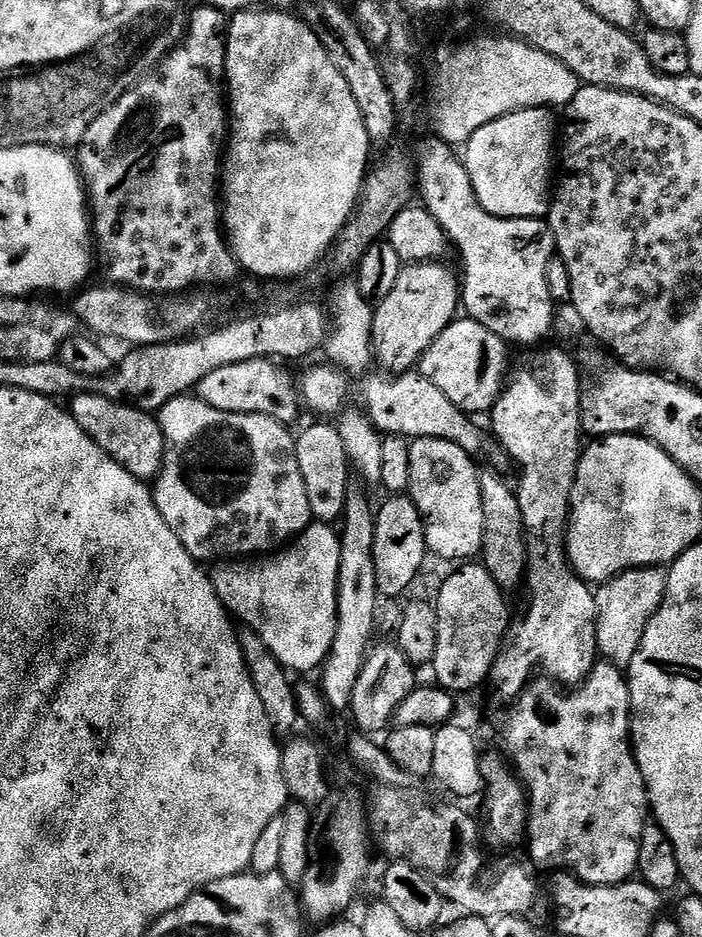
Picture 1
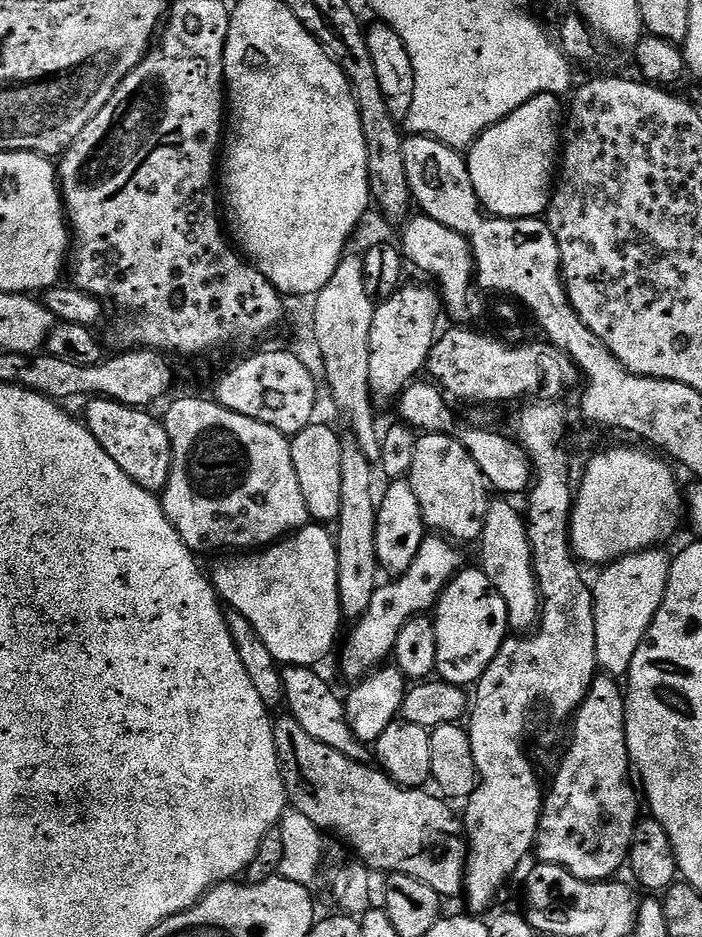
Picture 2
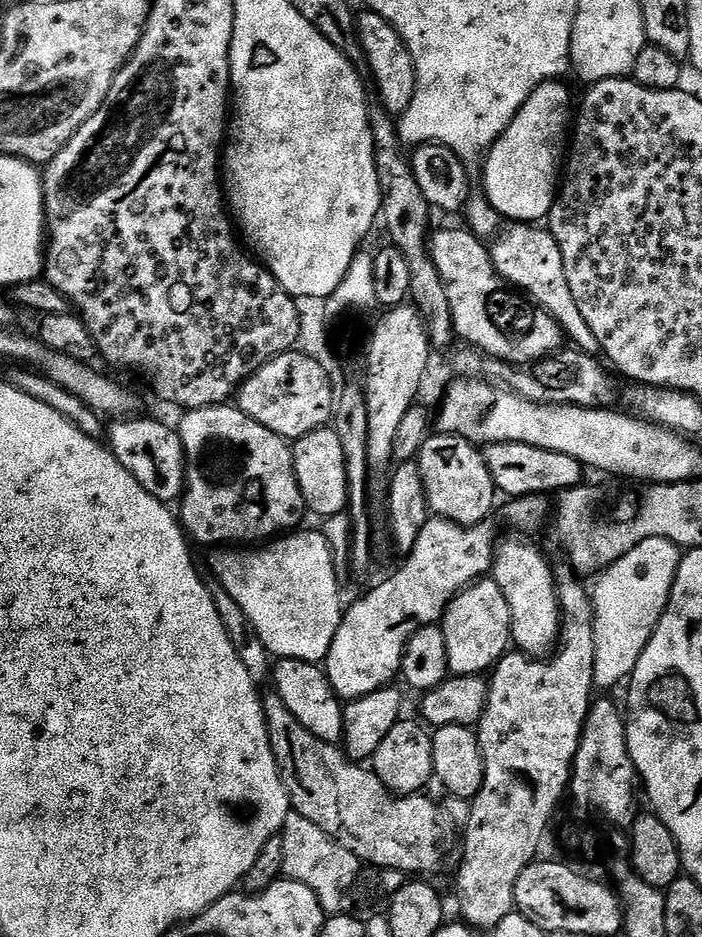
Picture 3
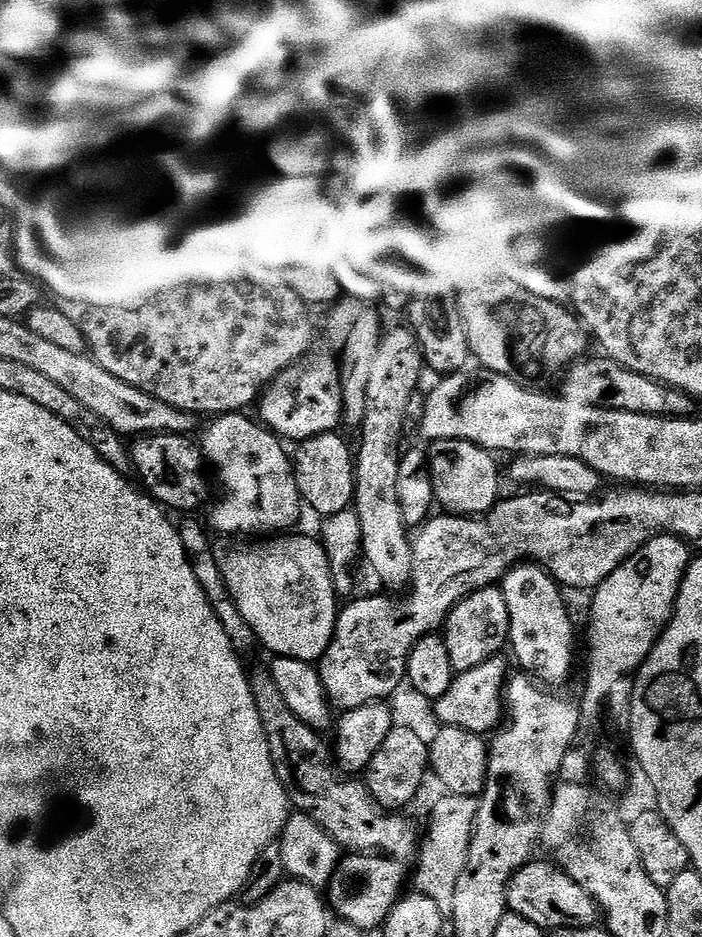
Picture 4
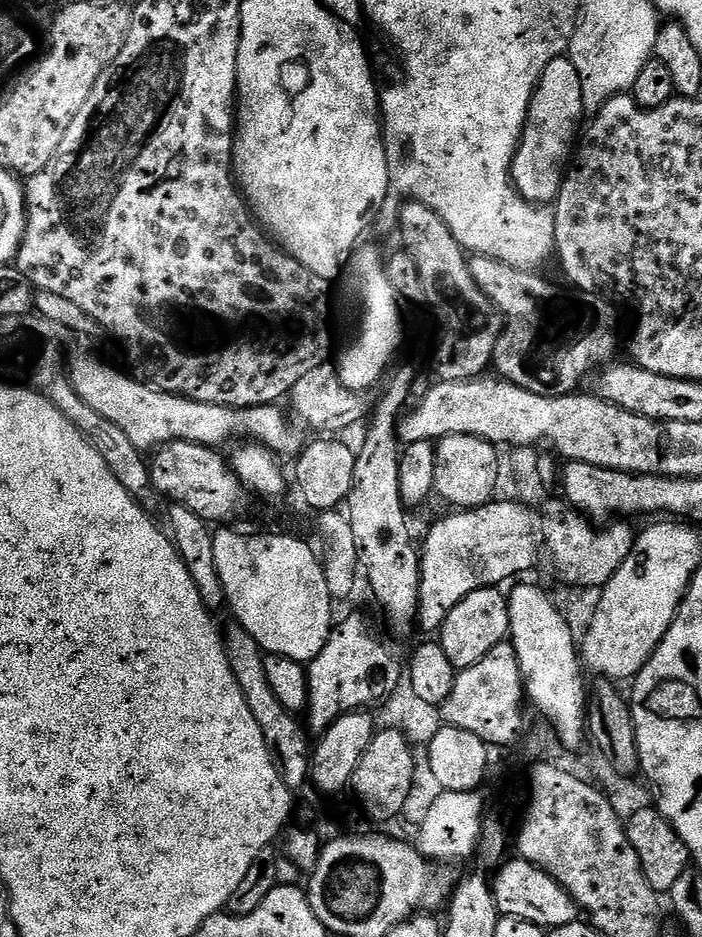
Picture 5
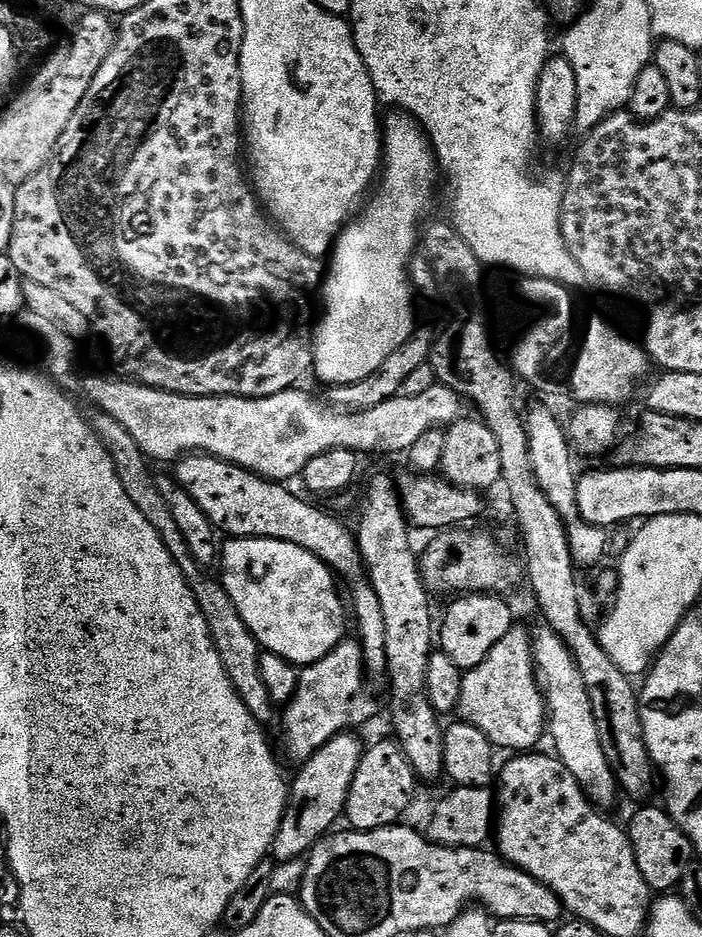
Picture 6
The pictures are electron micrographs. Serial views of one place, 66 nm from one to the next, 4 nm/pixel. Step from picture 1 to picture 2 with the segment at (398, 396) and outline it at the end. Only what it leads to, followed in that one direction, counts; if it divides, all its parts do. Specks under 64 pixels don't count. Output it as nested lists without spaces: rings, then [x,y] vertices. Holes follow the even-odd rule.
[[[413,382],[409,384],[408,389],[400,395],[398,401],[398,407],[400,407],[399,419],[407,424],[409,428],[415,428],[424,434],[429,432],[439,432],[441,434],[454,433],[456,439],[460,441],[460,445],[466,450],[466,454],[470,454],[470,456],[478,462],[478,468],[482,470],[485,480],[488,481],[489,489],[496,491],[497,488],[500,494],[508,498],[512,498],[515,492],[521,492],[521,494],[527,493],[534,479],[534,473],[532,470],[532,462],[528,459],[528,453],[525,452],[523,446],[517,444],[511,435],[503,436],[502,433],[491,432],[488,428],[460,428],[456,430],[456,418],[452,414],[451,406],[447,404],[449,401],[446,399],[445,393],[441,391],[435,383],[420,383],[421,382]]]

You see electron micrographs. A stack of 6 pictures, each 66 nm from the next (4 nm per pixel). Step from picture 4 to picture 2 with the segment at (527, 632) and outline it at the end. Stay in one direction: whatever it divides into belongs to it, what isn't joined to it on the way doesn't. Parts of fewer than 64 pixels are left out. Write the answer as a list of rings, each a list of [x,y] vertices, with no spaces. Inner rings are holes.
[[[507,499],[489,507],[484,519],[484,529],[478,541],[479,567],[490,582],[502,594],[508,611],[508,627],[512,630],[532,630],[540,619],[540,589],[536,586],[536,572],[532,568],[532,551],[528,541],[528,525],[525,517]]]

